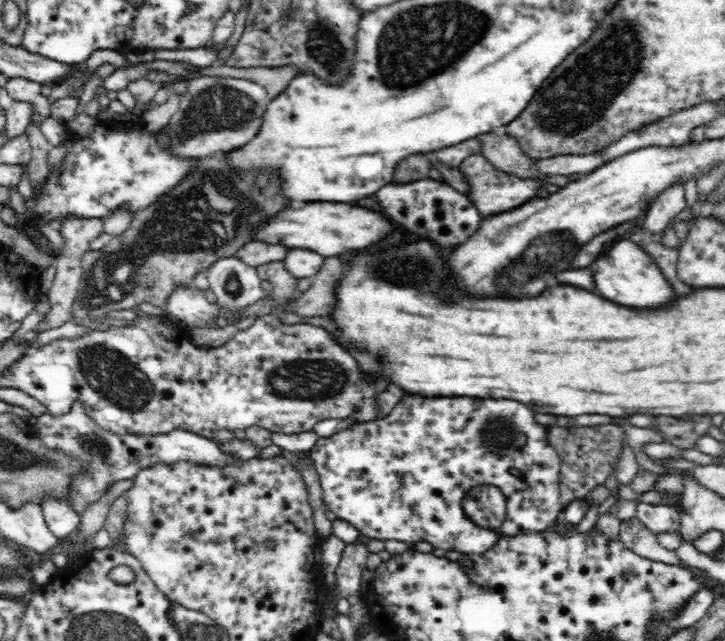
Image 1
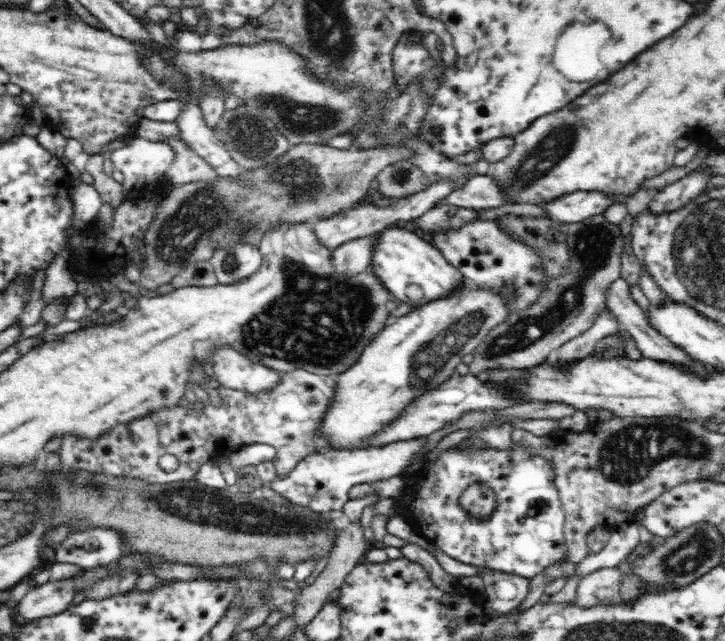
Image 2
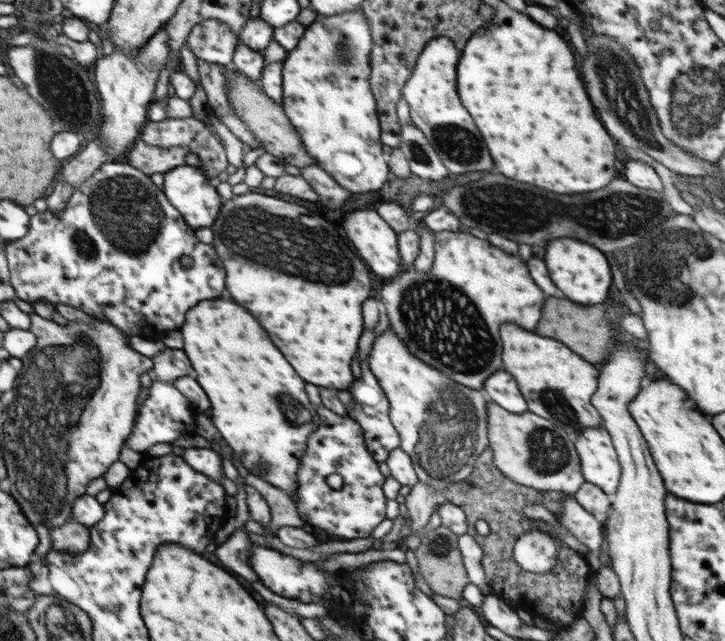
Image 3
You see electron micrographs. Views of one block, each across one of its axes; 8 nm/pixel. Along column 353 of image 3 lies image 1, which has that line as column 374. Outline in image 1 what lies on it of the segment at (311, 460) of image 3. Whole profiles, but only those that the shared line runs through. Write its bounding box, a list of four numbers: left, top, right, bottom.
[308,393,563,556]

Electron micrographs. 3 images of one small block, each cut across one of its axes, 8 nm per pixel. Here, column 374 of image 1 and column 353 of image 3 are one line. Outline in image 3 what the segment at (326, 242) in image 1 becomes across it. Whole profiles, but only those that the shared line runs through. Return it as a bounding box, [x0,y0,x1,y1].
[344,209,404,281]

